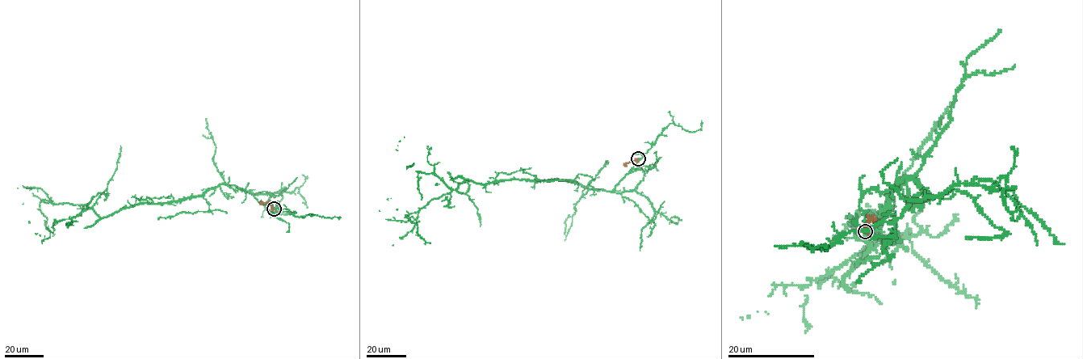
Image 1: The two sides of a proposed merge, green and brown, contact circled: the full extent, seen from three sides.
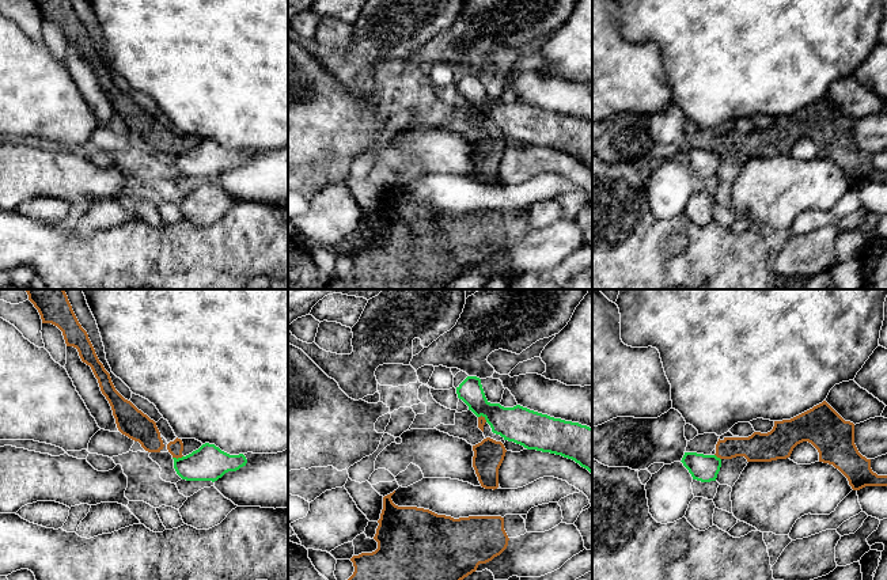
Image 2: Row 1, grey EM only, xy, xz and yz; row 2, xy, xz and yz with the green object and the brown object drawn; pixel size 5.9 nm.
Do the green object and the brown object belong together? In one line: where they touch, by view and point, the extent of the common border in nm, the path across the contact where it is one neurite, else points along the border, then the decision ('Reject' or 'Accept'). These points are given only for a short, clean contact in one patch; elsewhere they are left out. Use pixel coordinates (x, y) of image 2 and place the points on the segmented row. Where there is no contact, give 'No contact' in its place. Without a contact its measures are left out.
Touches green at xy (175, 458). Shared border 70 nm. Boundary: xy (182, 455), (173, 458). Reject

